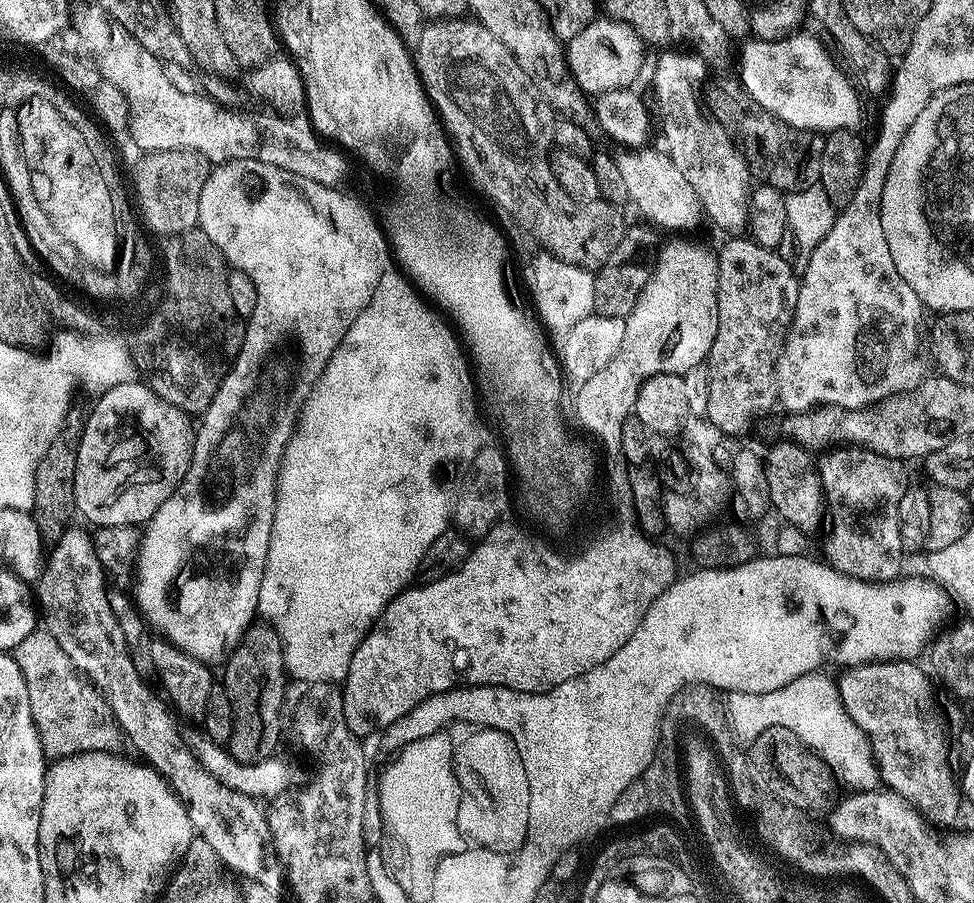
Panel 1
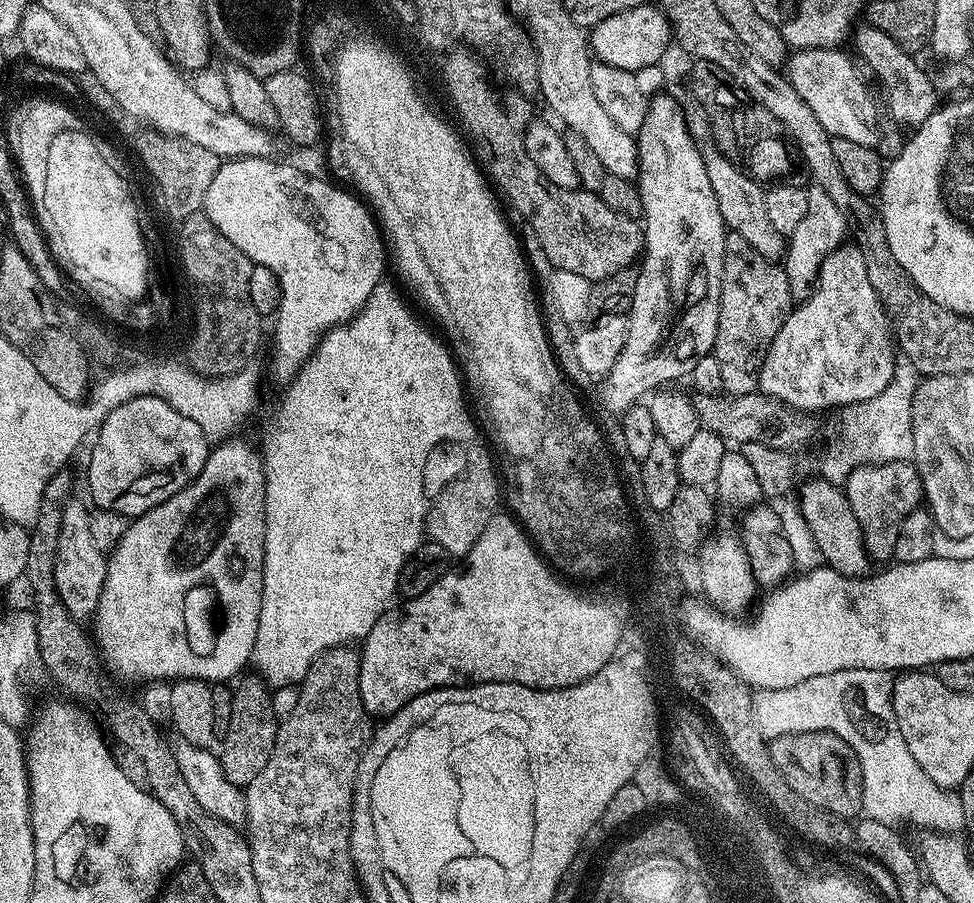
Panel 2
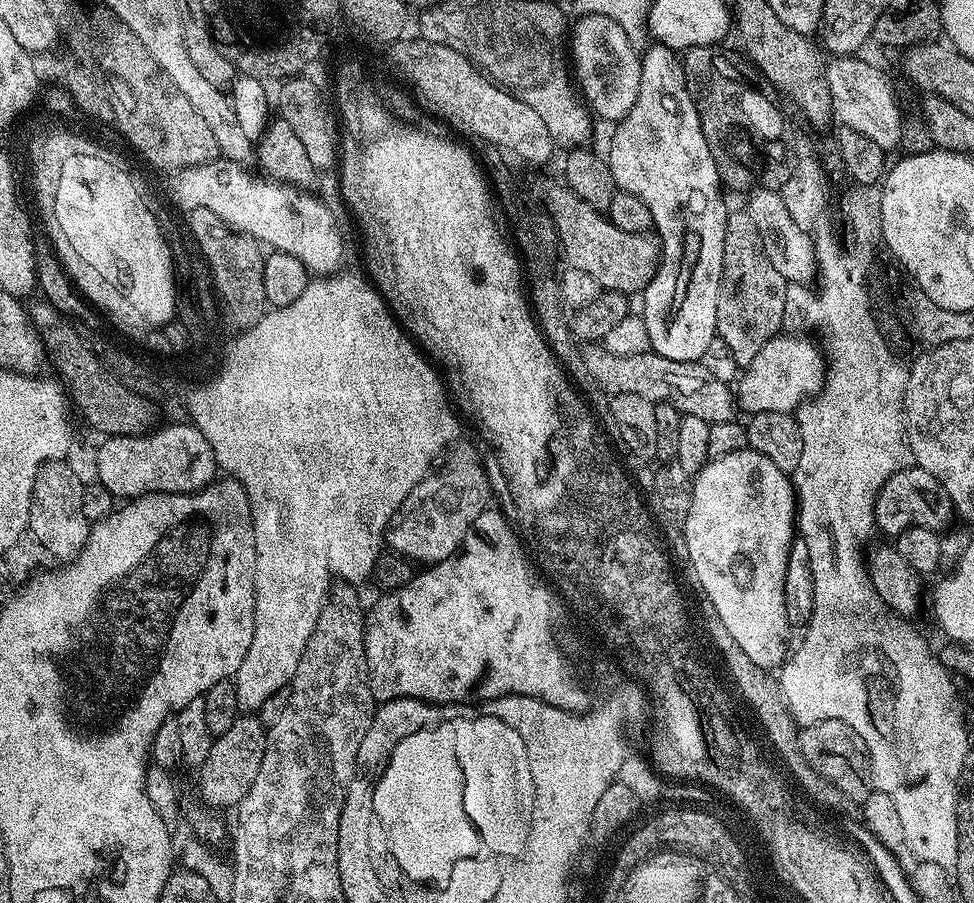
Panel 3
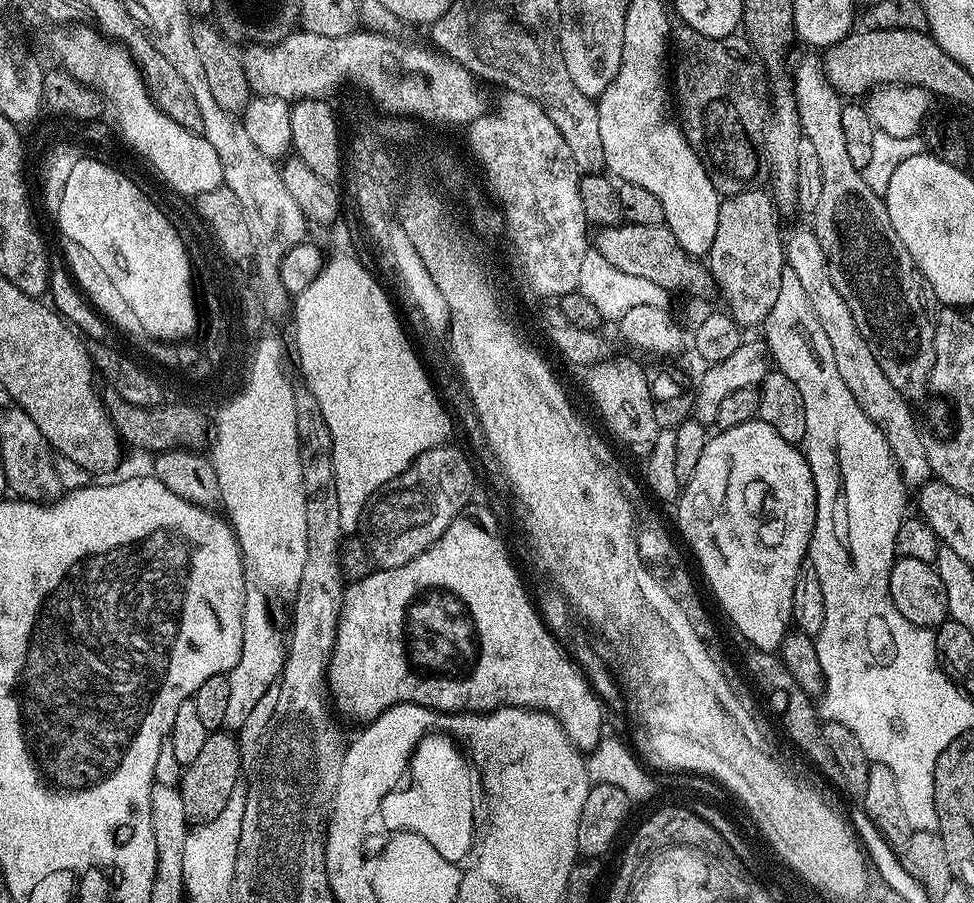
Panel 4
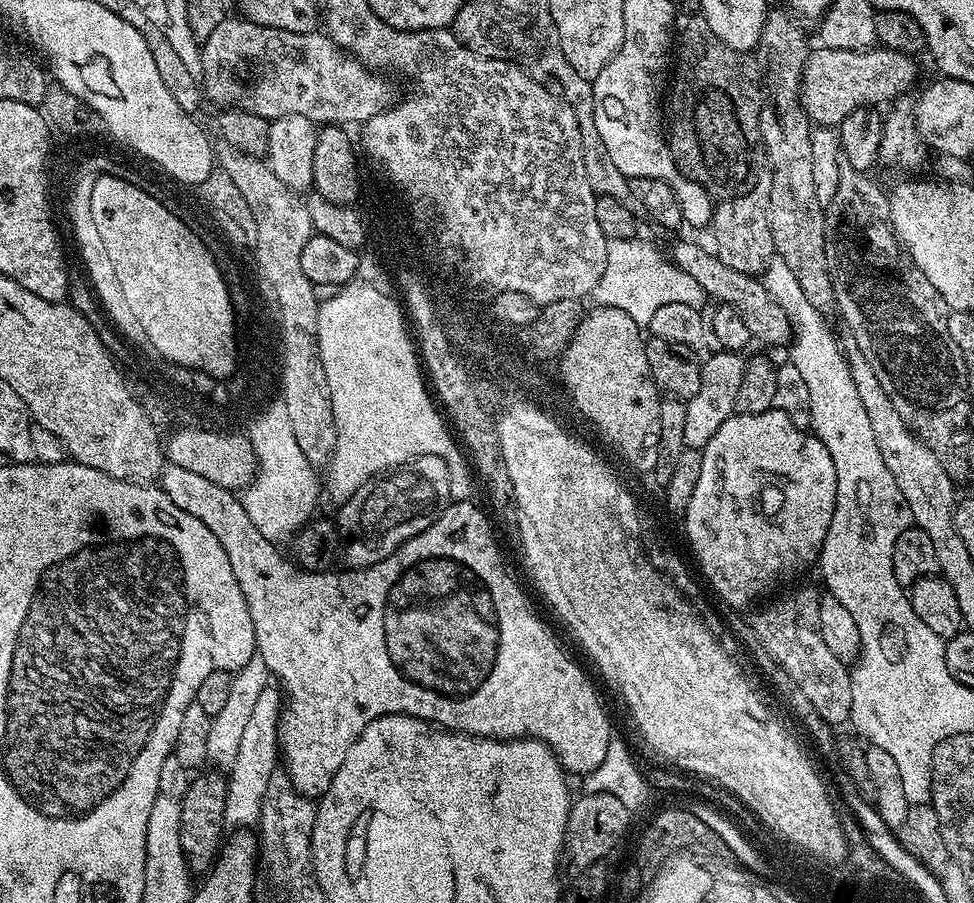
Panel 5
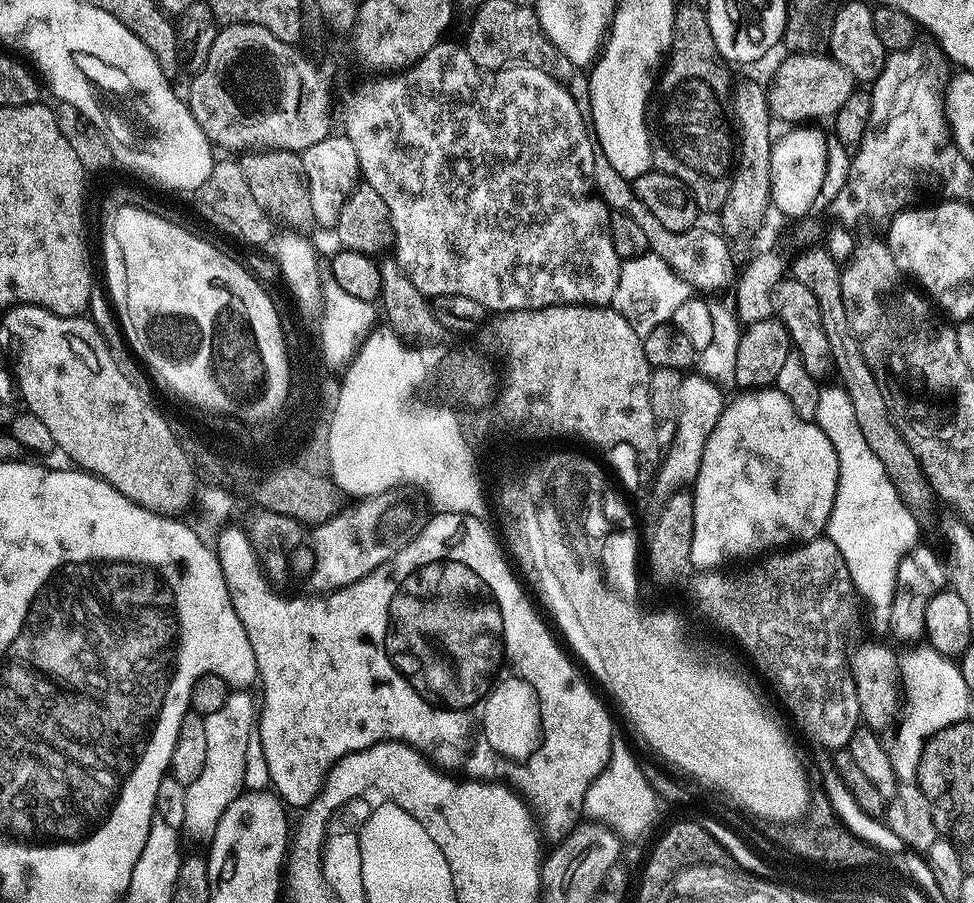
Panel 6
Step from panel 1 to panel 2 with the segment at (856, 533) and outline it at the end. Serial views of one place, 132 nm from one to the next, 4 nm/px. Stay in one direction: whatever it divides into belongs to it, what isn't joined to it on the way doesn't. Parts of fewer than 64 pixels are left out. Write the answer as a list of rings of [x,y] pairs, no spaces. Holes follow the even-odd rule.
[[[895,460],[885,464],[860,464],[849,474],[846,481],[848,501],[852,503],[860,528],[864,531],[864,547],[869,557],[889,559],[900,523],[925,499],[924,482],[915,463]]]

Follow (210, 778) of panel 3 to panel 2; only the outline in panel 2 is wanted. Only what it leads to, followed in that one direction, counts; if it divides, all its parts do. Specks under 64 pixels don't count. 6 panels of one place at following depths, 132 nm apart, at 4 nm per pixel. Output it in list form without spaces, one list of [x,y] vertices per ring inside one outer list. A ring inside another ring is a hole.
[[[244,674],[239,677],[232,693],[232,709],[230,710],[230,726],[222,738],[224,749],[219,749],[220,765],[230,778],[230,782],[246,786],[262,774],[266,762],[270,762],[270,750],[274,750],[274,738],[278,727],[278,715],[272,705],[273,693],[263,676]]]

